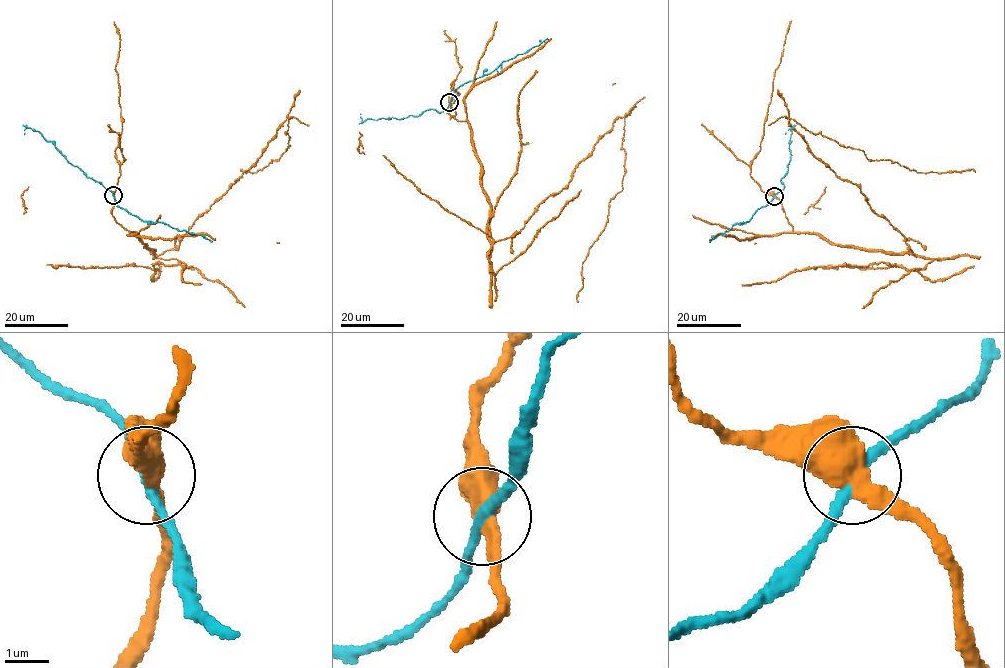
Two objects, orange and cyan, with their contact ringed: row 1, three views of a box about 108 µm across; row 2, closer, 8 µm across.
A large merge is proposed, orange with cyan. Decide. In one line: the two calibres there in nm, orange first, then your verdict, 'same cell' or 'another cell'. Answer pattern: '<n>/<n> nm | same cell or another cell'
550/240 nm | another cell

